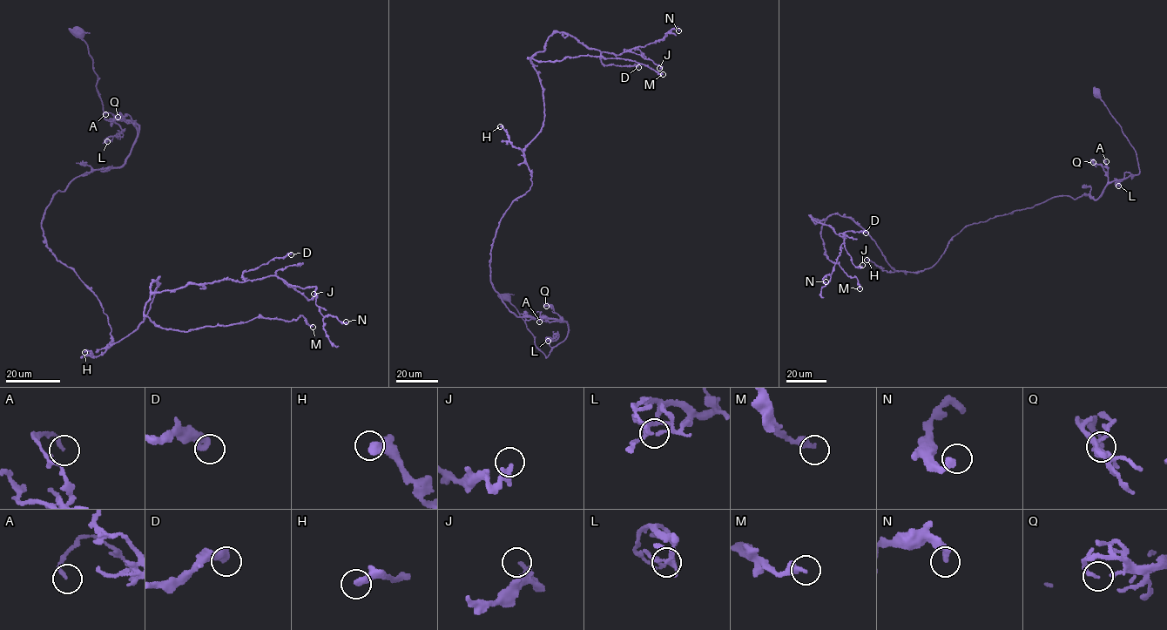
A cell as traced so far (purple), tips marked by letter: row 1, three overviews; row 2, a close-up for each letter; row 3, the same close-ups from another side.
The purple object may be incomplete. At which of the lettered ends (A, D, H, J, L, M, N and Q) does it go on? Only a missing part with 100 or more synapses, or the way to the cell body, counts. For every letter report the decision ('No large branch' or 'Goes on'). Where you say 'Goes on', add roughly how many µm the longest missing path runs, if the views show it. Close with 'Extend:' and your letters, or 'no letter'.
A: No large branch
D: No large branch
H: No large branch
J: No large branch
L: No large branch
M: No large branch
N: No large branch
Q: No large branch
Extend: no letter

